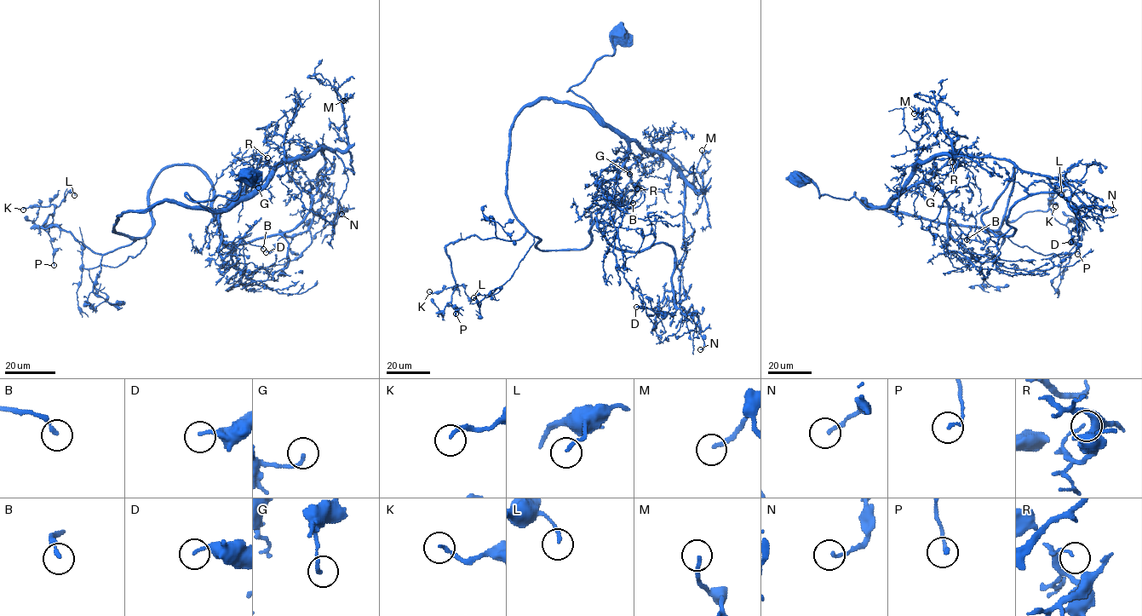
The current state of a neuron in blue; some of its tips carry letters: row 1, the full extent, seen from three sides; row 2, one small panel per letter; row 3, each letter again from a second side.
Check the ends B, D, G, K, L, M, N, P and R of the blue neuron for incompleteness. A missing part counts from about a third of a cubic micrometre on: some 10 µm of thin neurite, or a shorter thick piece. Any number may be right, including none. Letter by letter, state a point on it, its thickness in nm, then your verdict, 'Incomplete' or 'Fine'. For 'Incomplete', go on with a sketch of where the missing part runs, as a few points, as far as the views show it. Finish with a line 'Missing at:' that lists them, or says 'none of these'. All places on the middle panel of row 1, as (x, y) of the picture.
B: Place: (633, 203). Thickness 190 nm. Incomplete. Course of what is missing: (633, 203), (648, 204), (653, 198)
D: Place: (636, 307). Thickness 200 nm. Fine
G: Place: (629, 174). Thickness 160 nm. Fine
K: Place: (429, 291). Thickness 170 nm. Fine
L: Place: (473, 297). Thickness 150 nm. Fine
M: Place: (702, 150). Thickness 180 nm. Fine
N: Place: (700, 349). Thickness 160 nm. Fine
P: Place: (456, 313). Thickness 140 nm. Fine
R: Place: (637, 188). Thickness 110 nm. Fine
Missing at: B

